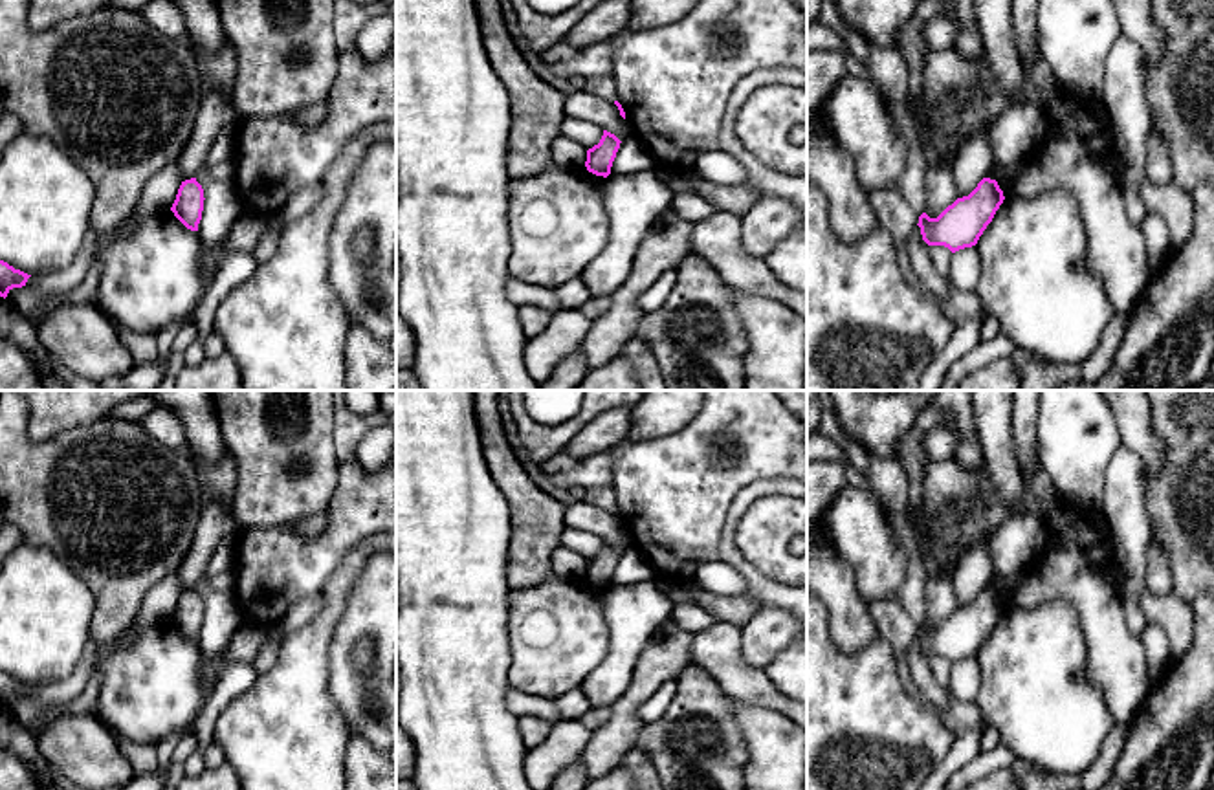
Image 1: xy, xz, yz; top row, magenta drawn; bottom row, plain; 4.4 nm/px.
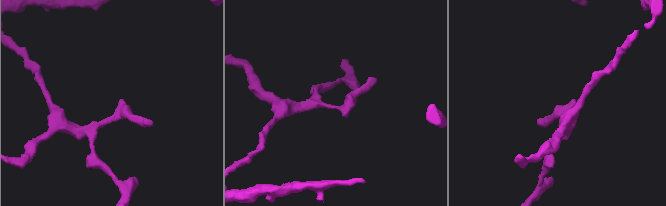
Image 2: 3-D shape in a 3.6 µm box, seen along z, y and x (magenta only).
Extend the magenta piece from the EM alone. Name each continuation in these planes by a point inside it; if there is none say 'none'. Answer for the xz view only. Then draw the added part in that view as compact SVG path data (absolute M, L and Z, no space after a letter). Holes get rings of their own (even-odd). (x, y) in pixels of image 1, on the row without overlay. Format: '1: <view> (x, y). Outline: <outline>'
none

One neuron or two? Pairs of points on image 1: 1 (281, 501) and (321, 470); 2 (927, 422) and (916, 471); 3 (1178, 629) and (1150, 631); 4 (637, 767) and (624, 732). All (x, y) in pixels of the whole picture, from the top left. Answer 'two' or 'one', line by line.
1: one
2: one
3: two
4: two

